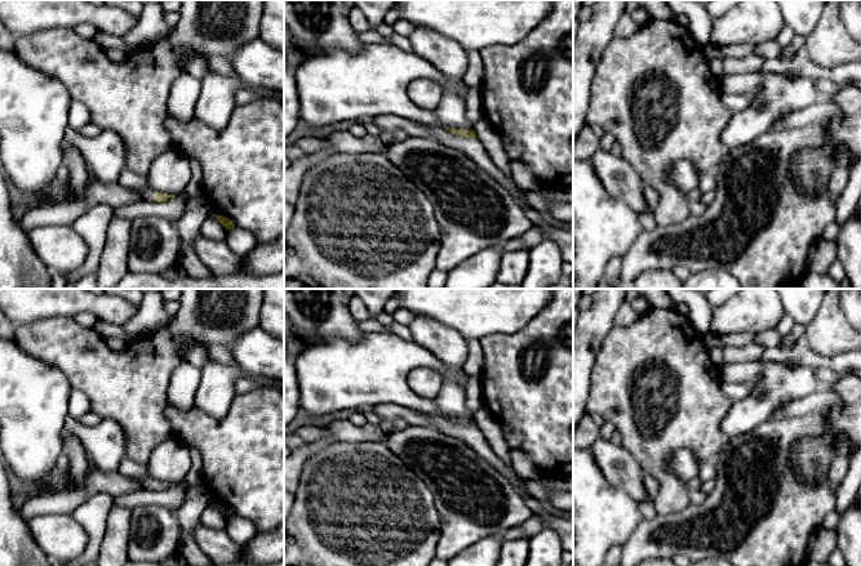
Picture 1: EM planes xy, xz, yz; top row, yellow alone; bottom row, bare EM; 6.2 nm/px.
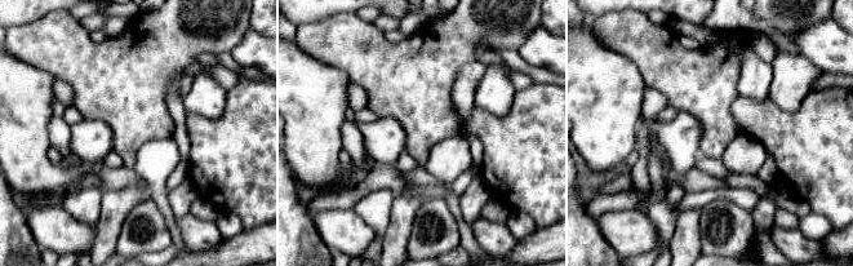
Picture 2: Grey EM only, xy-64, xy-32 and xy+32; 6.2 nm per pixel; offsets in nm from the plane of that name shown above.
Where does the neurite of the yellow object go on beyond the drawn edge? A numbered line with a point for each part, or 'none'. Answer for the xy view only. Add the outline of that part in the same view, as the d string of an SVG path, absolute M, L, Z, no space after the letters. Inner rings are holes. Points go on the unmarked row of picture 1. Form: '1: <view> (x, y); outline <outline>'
1: xy (146, 482); outline M150 477L134 478L143 489L154 490L155 480Z

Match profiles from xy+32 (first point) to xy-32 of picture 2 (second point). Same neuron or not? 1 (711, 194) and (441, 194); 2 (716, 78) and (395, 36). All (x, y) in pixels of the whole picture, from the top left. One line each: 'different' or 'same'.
1: same
2: different

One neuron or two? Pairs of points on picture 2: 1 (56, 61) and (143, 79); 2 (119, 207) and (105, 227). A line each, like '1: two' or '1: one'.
1: one
2: one

